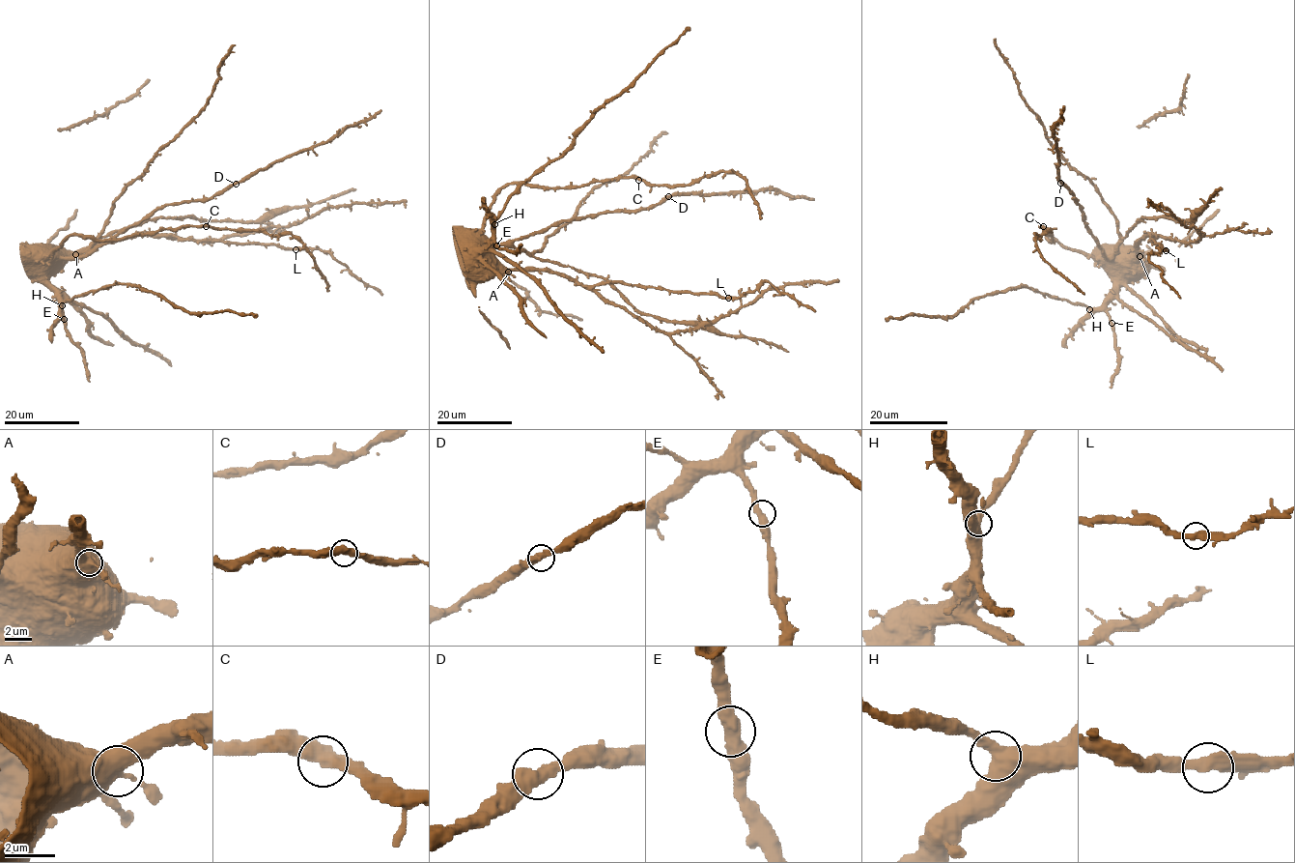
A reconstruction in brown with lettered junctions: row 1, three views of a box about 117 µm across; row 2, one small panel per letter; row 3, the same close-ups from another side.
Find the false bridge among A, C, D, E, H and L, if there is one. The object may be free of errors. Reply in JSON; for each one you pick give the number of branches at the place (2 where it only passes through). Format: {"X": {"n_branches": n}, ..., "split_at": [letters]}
{"split_at": []}

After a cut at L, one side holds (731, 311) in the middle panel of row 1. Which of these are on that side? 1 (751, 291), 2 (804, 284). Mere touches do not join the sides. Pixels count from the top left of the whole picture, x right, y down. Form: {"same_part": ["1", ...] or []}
{"same_part": ["2"]}

